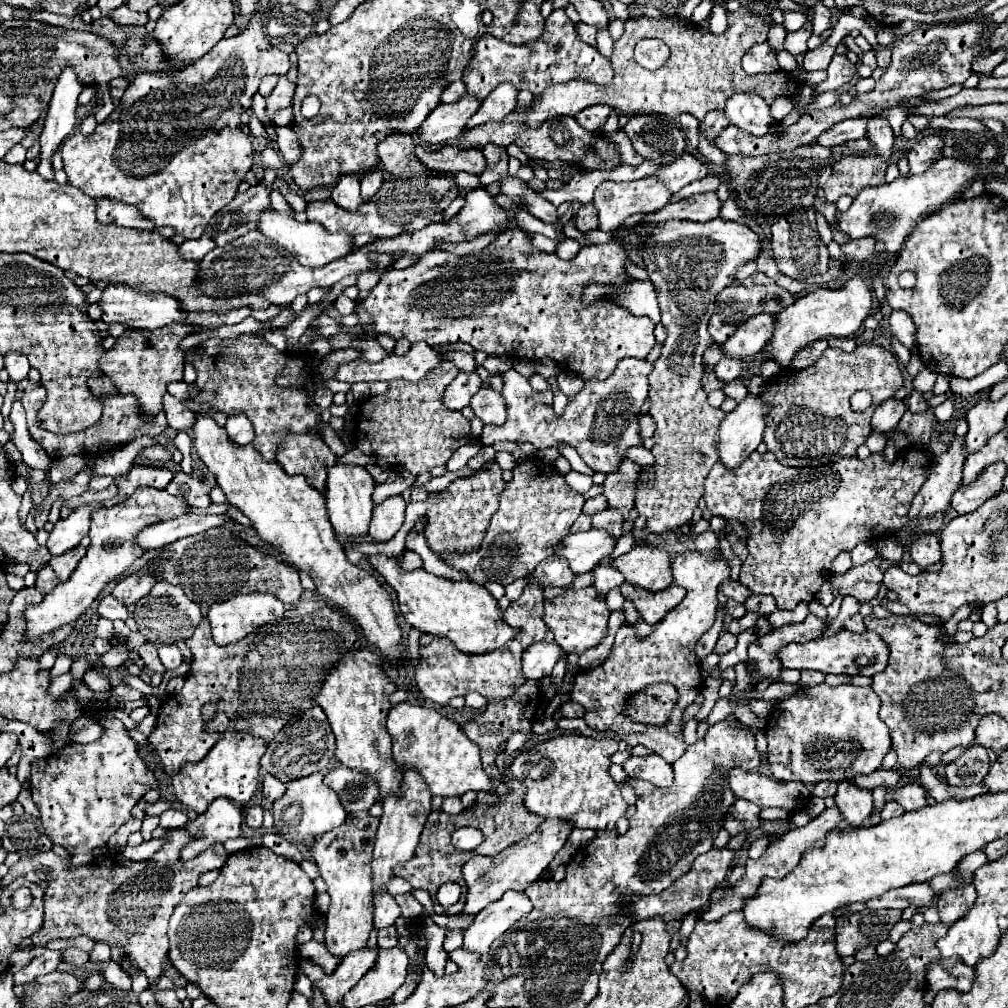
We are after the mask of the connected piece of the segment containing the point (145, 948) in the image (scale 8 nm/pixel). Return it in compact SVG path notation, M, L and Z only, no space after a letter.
M176 828L170 836L170 842L148 862L132 862L120 852L108 852L96 858L94 864L78 866L74 870L70 870L70 858L62 860L54 852L42 852L20 858L20 862L4 876L2 886L30 870L44 870L48 874L48 888L44 894L44 926L42 932L32 936L32 944L42 946L56 938L74 938L80 934L102 940L108 946L122 944L126 954L132 956L148 980L154 982L162 974L160 964L168 954L166 930L174 908L188 890L198 886L198 874L206 870L218 870L228 858L224 846L214 844L214 848L198 854L196 860L182 864L178 862L182 844L186 844L186 832Z

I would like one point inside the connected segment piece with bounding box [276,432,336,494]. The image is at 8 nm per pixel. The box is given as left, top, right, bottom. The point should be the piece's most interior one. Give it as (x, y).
(308, 455)

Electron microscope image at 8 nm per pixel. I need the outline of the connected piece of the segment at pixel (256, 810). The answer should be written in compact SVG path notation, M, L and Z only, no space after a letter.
M248 806L244 810L244 820L250 828L260 828L262 826L262 808L260 806Z

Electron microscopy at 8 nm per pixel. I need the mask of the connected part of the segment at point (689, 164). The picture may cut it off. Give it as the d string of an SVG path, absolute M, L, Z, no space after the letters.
M684 152L682 156L678 156L678 160L662 166L654 176L660 182L664 182L666 188L674 194L680 188L684 188L686 184L690 184L694 180L702 180L704 176L708 176L708 166L704 162L700 162L698 158L694 158L692 154Z

